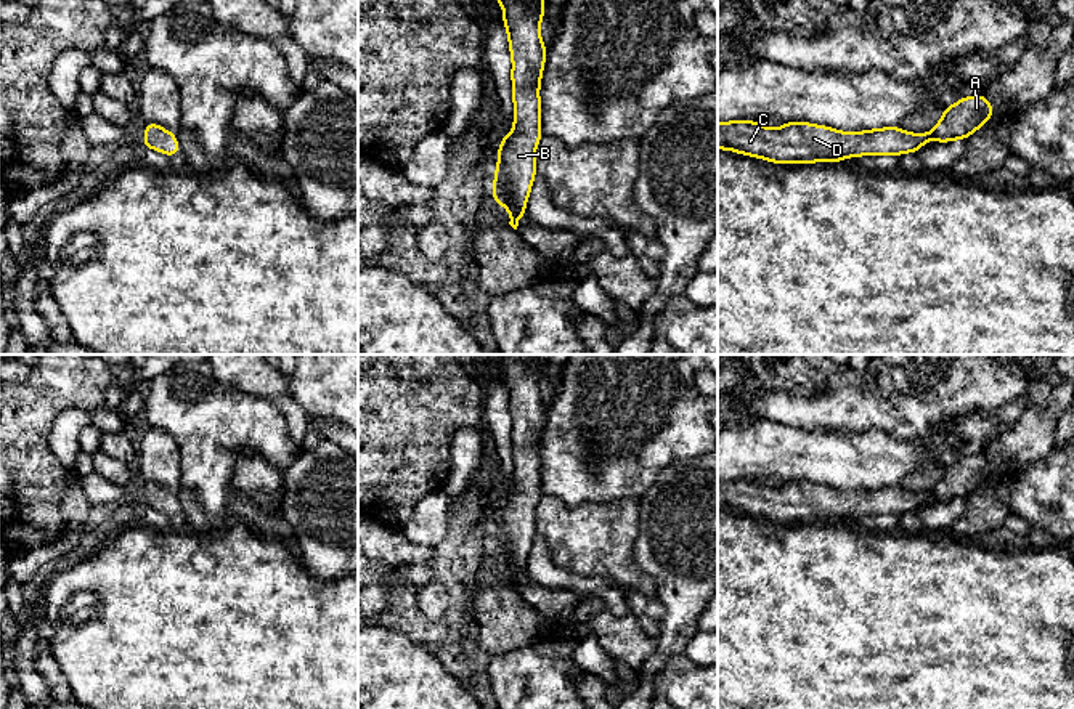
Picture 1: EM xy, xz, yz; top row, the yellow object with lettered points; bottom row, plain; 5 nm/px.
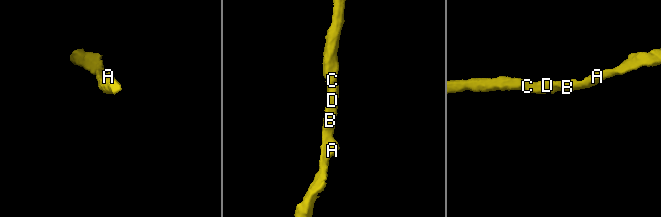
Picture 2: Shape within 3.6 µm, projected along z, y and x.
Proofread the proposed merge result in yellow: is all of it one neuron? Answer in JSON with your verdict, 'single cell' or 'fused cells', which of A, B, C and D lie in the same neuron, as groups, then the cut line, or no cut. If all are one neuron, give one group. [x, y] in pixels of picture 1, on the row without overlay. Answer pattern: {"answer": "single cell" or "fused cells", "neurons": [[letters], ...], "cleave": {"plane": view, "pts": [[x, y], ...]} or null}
{"answer": "single cell", "neurons": [["A", "B", "C", "D"]], "cleave": null}

